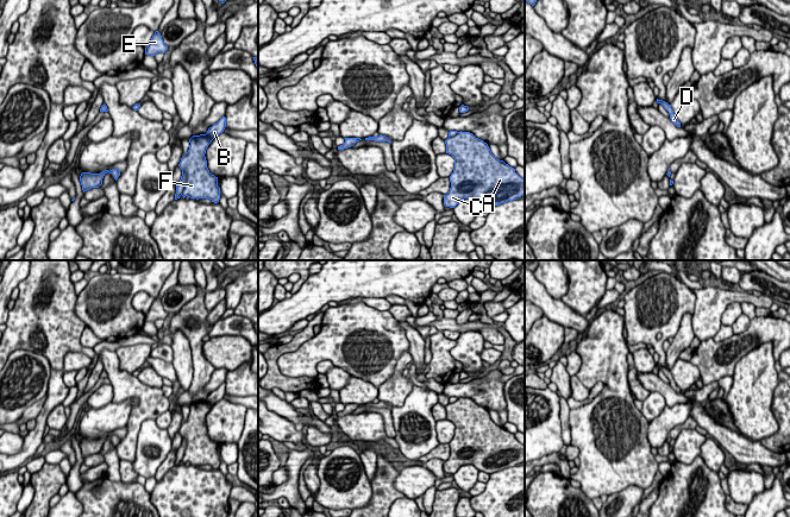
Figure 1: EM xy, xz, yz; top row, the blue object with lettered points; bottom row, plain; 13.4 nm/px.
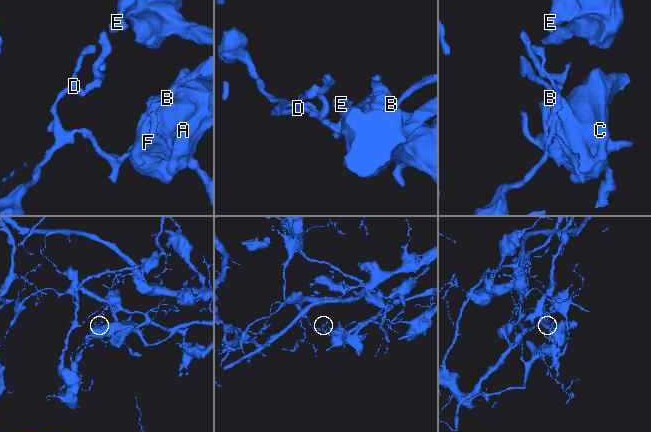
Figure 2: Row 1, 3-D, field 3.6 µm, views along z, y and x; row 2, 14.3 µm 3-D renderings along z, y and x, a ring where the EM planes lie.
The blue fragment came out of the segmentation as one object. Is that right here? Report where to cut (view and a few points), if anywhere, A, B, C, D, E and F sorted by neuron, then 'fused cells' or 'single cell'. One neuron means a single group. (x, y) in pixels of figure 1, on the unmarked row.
xy (102, 437), (105, 439) | A B C E F / D | fused cells

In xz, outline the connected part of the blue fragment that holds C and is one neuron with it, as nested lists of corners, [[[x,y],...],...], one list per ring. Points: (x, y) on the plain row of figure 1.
[[[450,397],[445,406],[446,420],[454,424],[454,435],[450,442],[451,454],[444,461],[444,472],[454,474],[462,466],[472,465],[479,472],[491,473],[516,466],[525,461],[525,446],[515,435],[497,425],[487,409],[470,398]]]

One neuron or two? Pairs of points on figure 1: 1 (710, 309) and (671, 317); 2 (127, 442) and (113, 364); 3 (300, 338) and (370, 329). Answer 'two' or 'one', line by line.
1: two
2: one
3: two

